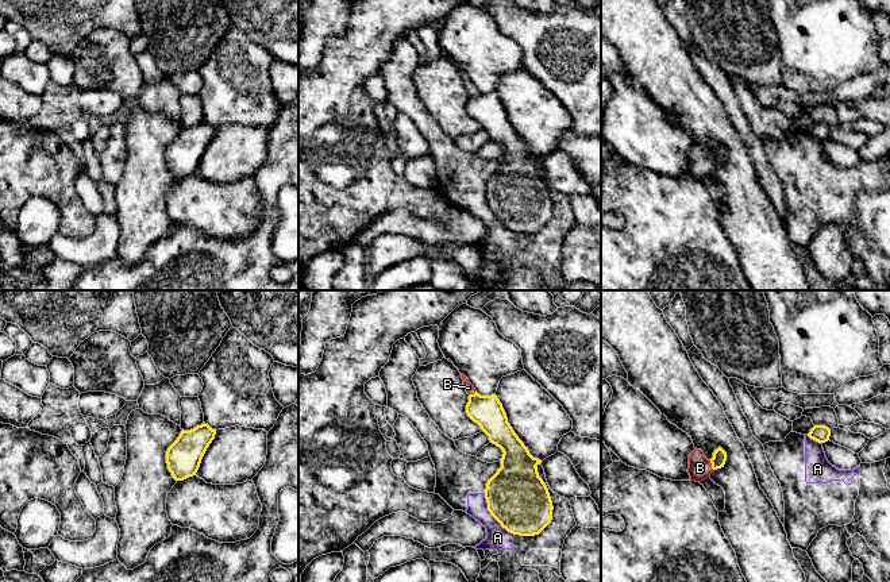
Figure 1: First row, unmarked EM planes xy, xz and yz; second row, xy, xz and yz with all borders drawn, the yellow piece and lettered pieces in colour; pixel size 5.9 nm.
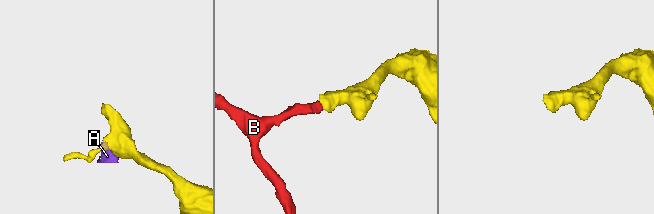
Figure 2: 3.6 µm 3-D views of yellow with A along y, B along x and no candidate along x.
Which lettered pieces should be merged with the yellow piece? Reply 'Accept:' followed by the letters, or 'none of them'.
Accept: B

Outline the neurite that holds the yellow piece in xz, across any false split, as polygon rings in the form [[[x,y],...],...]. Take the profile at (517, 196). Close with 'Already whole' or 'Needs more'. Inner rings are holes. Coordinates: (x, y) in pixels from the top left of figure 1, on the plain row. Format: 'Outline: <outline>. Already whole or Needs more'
Outline: [[[463,73],[469,93],[467,113],[502,147],[501,165],[488,178],[485,196],[490,212],[508,230],[520,234],[539,232],[552,217],[552,199],[539,174],[540,157],[533,155],[508,120],[496,92],[481,93]]]. Needs more

